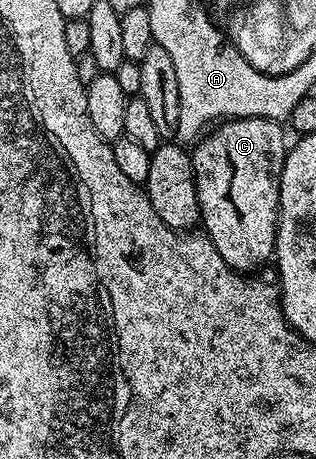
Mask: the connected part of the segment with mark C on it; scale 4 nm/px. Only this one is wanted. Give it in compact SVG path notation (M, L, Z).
M268 117L224 119L203 134L190 150L197 203L202 232L217 247L221 259L230 269L244 275L259 269L272 260L275 236L279 226L279 180L287 158L289 140L283 134L284 126Z

